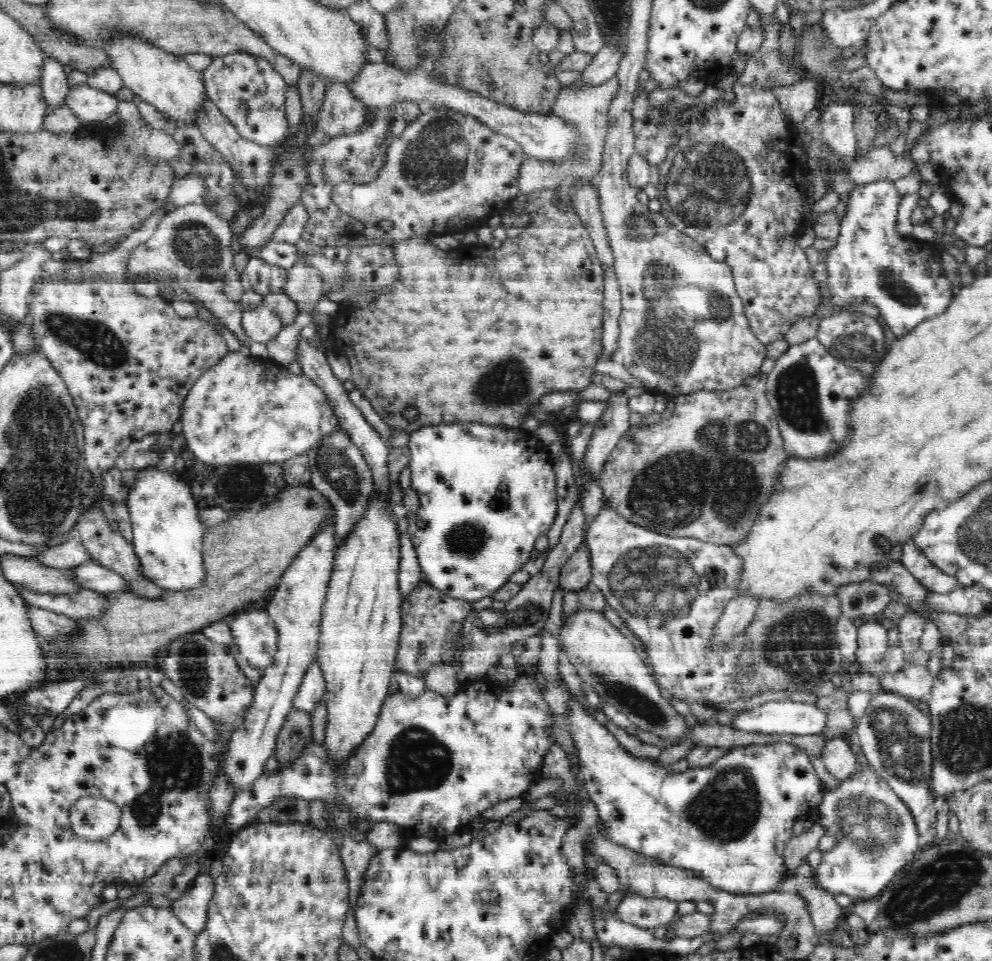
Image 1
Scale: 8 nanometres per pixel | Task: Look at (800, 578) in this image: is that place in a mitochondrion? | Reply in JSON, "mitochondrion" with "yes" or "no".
{"mitochondrion":"no"}

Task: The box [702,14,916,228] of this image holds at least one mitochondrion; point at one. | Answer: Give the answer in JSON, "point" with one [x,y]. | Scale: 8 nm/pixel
{"point":[815,39]}

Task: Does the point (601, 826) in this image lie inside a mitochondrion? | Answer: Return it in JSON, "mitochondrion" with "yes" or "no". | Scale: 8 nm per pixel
{"mitochondrion":"no"}

